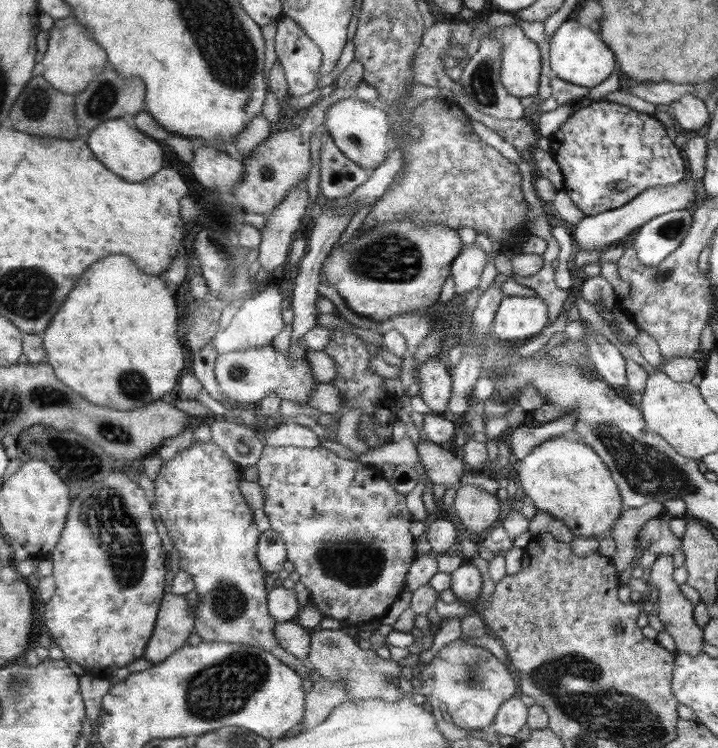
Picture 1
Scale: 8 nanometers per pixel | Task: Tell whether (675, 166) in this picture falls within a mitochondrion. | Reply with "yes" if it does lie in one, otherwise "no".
no

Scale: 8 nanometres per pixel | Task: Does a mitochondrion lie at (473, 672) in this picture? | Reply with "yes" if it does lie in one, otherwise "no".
yes

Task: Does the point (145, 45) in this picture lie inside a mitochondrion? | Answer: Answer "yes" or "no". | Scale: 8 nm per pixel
no

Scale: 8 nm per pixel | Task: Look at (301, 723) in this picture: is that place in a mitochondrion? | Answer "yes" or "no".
no

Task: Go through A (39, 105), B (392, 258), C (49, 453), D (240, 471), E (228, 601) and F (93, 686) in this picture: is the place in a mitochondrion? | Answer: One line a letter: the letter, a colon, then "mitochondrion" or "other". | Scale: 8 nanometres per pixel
A: mitochondrion
B: mitochondrion
C: other
D: other
E: mitochondrion
F: other

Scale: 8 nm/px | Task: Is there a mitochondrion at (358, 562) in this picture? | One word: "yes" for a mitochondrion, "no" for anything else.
yes

